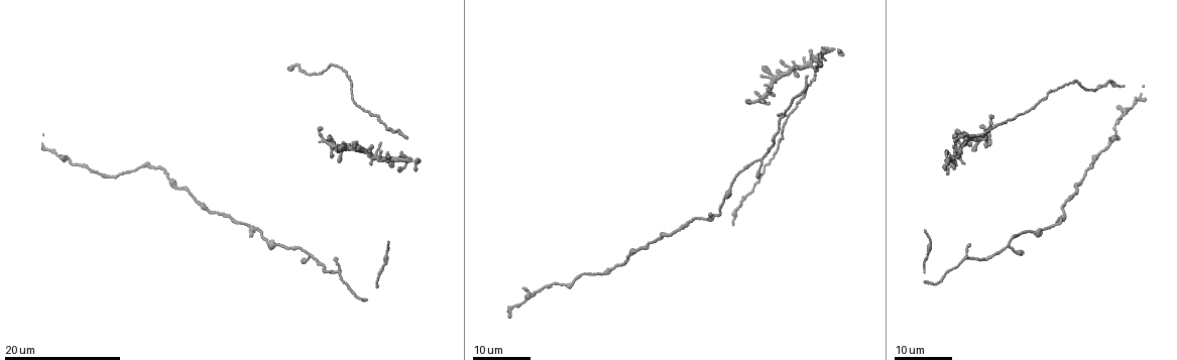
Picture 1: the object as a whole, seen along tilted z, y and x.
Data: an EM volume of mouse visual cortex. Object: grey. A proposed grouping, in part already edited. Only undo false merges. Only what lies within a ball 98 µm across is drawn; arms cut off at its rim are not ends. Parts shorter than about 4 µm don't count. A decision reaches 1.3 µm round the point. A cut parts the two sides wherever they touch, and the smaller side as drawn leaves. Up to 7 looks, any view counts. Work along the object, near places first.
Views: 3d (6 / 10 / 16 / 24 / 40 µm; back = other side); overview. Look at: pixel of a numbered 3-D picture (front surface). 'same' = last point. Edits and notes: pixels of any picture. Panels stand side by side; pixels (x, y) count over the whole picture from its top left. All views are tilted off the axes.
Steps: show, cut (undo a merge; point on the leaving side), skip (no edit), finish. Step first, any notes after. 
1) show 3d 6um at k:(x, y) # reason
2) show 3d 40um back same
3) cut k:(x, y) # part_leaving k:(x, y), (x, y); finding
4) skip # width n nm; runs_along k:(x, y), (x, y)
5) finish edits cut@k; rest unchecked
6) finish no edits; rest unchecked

show 3d 24um at 1:(755, 103) # sudden change in width

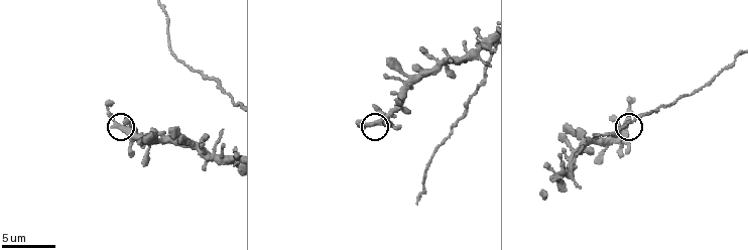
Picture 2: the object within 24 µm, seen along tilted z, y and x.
show 3d 6um at 2:(118, 125) # closer look

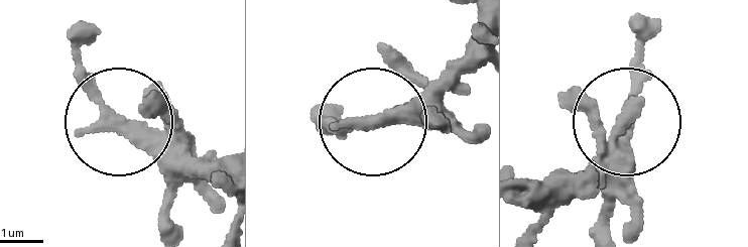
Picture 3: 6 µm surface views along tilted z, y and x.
skip # all the same neuron

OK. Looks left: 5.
show 3d 16um at 1:(949, 270)

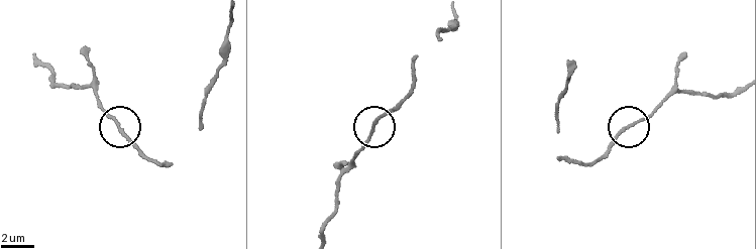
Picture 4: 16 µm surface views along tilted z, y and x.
show 3d 6um at 4:(118, 128)

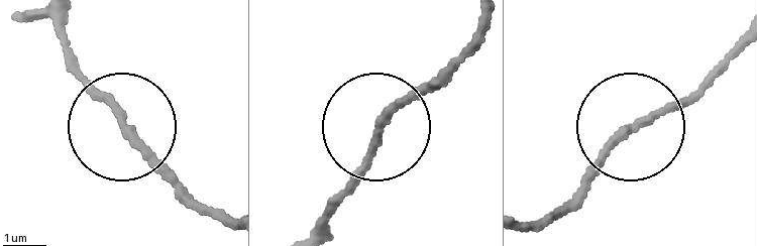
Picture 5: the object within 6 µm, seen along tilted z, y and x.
skip # side_arm 81 um; runs_along 5:(128, 128), (202, 203); continuous, no second neuron

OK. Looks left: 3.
show 3d 16um at 1:(259, 229) # sudden change in width

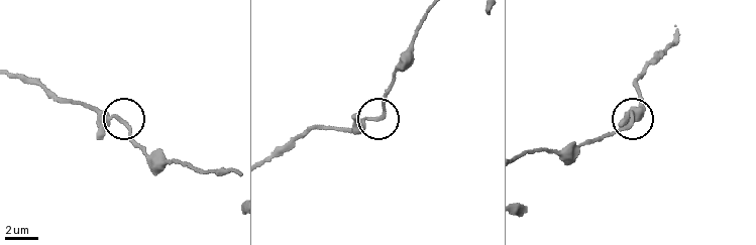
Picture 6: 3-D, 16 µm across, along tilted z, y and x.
show 3d 6um at 6:(120, 121)

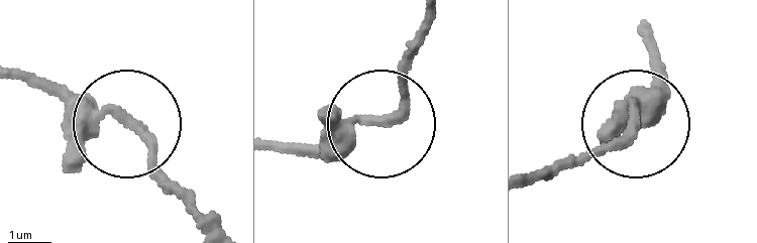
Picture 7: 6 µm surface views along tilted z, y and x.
skip # runs_along 7:(190, 203), (116, 121), (25, 84); all the same neuron

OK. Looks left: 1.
finish no edits; rest unchecked

